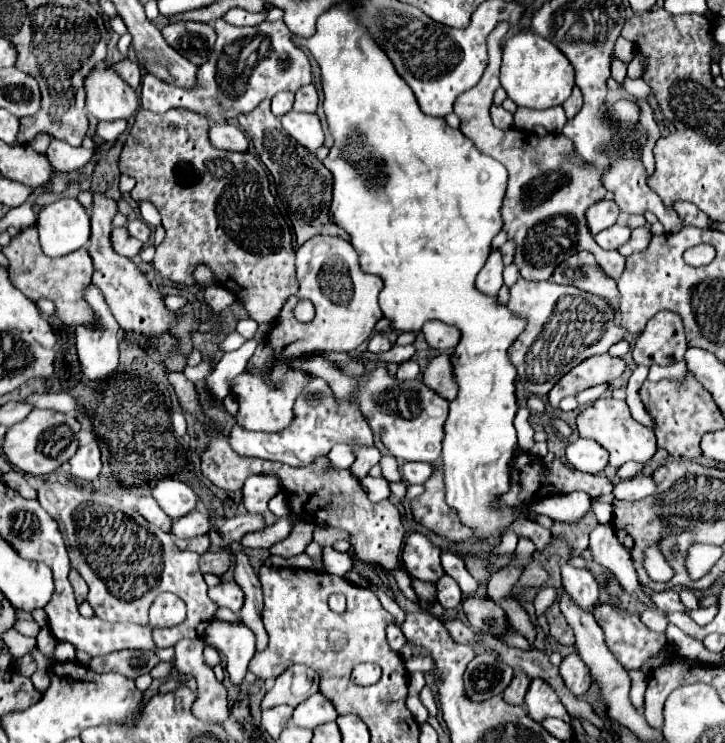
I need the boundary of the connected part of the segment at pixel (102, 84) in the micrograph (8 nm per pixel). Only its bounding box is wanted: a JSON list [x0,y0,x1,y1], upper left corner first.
[84,62,138,120]

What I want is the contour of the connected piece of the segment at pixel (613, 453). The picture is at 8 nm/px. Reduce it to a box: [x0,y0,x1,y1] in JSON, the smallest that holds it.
[576,396,656,468]

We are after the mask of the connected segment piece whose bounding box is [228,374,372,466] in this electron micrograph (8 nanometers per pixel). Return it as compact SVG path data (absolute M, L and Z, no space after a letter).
M310 374L310 382L302 388L300 396L294 402L294 418L290 426L280 432L252 432L234 424L228 434L230 446L240 456L256 456L264 460L278 460L288 466L306 466L316 458L326 456L336 442L362 442L372 444L372 430L360 412L360 406L354 396L346 400L336 400L330 384L316 374Z

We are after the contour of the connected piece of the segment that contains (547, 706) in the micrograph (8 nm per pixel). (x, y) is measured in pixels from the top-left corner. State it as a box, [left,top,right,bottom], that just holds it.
[526,678,572,722]

